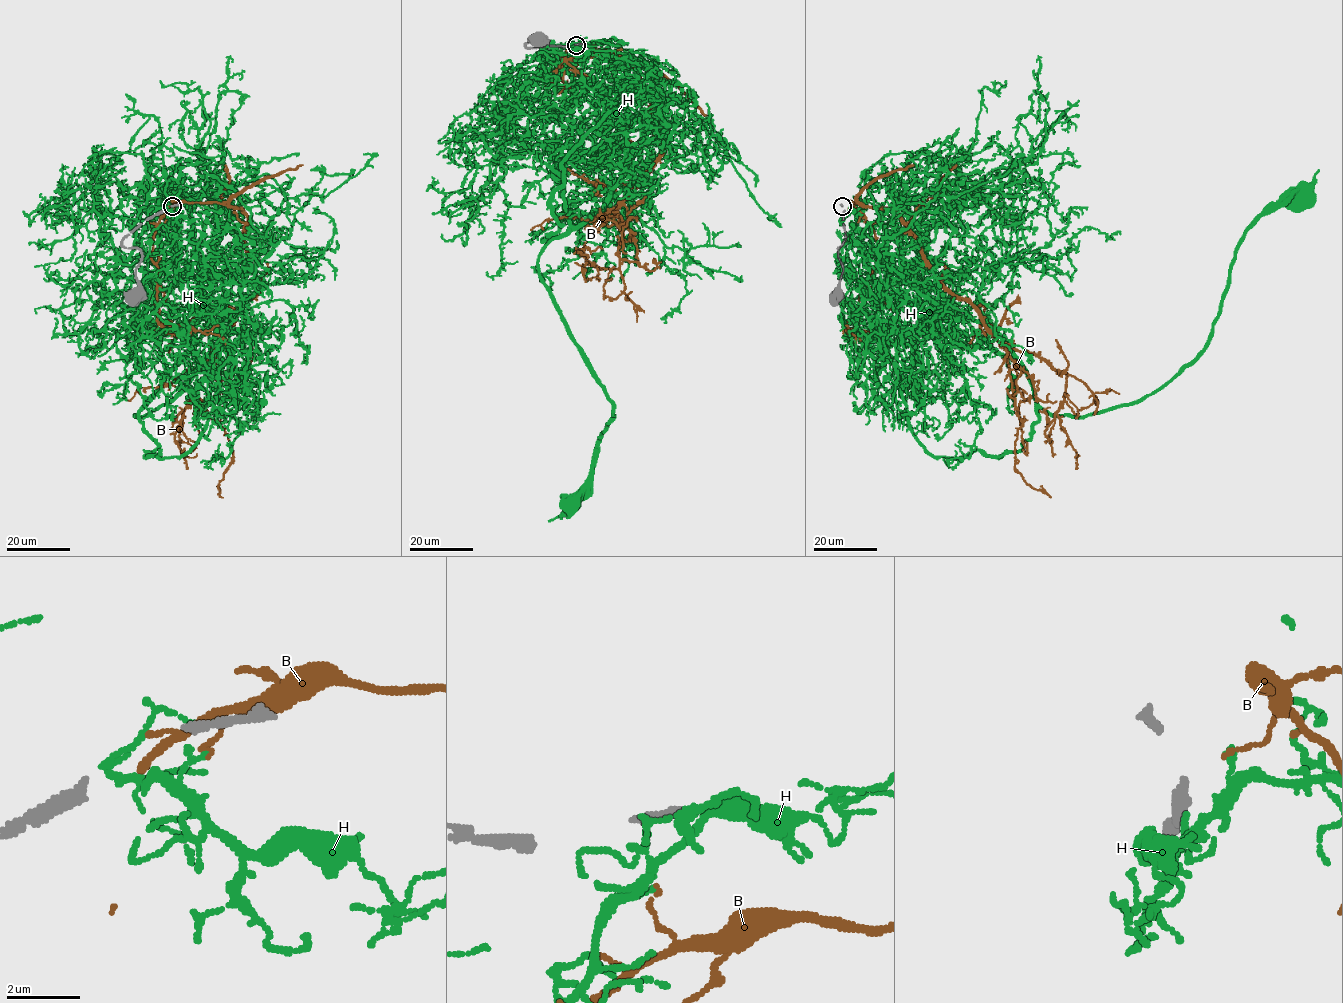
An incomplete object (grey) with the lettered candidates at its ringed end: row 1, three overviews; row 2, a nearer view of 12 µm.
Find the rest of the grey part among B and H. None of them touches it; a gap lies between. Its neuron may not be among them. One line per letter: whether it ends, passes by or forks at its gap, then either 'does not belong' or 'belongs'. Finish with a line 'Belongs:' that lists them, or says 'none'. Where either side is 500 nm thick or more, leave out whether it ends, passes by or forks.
B: it ends | belongs
H: it ends | does not belong
Belongs: B

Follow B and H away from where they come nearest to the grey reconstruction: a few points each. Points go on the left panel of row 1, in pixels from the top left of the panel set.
B: (173, 208), (222, 203), (247, 216), (243, 239), (259, 291), (214, 350), (197, 391), (230, 442), (223, 497)
H: (172, 208), (140, 212), (102, 283), (160, 335), (165, 376), (136, 416), (209, 351), (193, 220), (165, 196)

